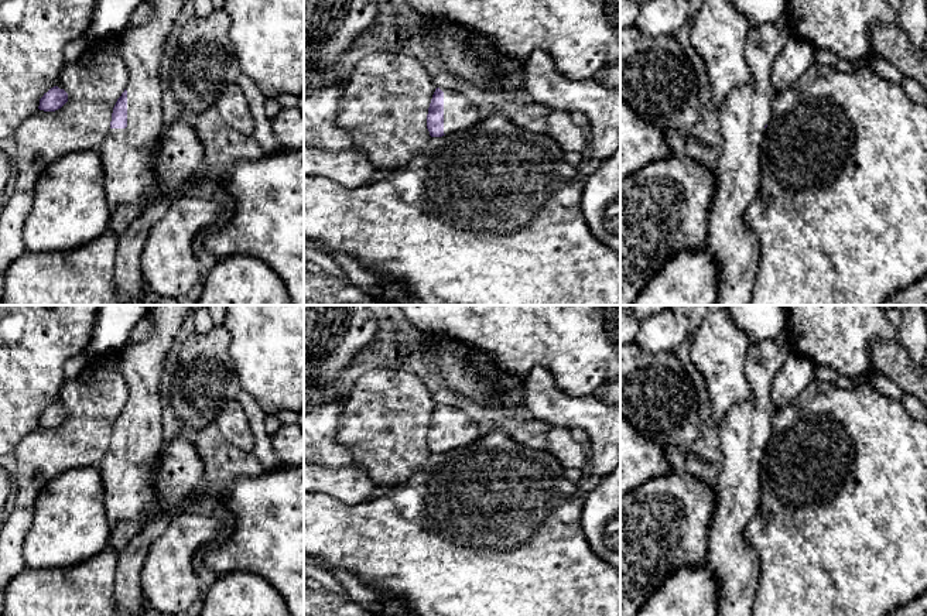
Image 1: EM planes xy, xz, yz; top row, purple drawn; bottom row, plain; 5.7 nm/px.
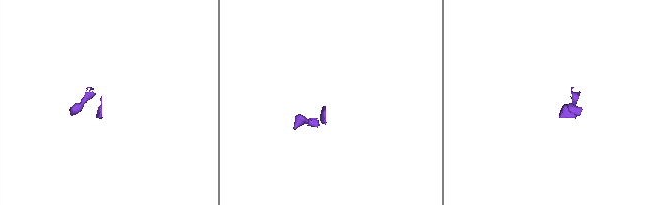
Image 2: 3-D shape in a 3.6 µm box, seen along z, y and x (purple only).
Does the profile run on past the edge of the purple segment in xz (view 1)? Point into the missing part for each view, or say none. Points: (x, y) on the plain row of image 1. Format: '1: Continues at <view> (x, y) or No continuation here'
1: Continues at xz (459, 430)

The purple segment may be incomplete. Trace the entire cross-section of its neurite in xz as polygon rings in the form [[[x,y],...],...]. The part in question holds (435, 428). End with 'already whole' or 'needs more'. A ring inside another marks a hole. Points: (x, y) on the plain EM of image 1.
[[[437,404],[427,431],[431,454],[448,452],[475,442],[482,430],[464,410]]]; needs more

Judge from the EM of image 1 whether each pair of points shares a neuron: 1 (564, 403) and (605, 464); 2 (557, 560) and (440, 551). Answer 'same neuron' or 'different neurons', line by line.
1: same neuron
2: same neuron

